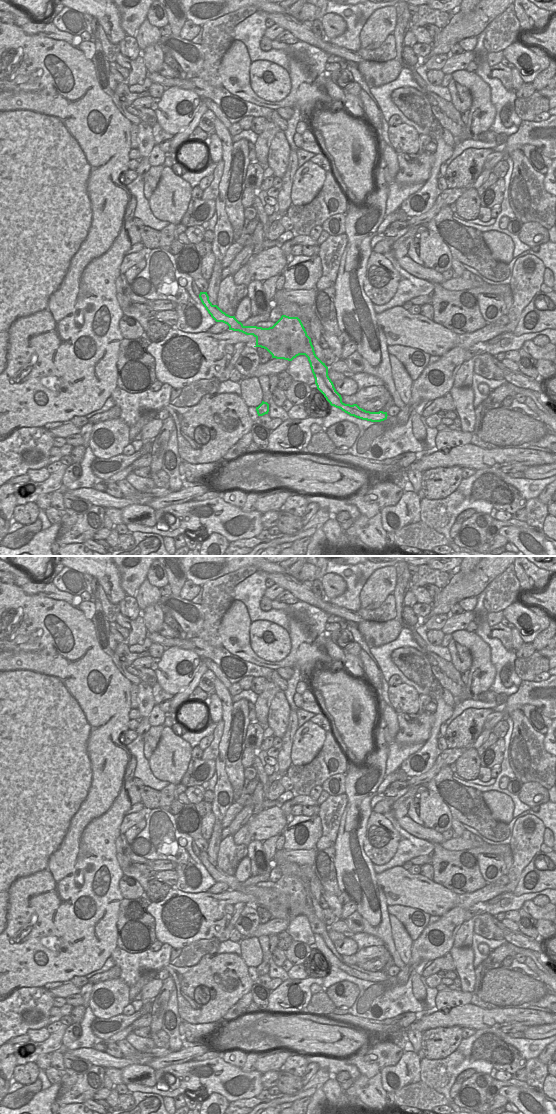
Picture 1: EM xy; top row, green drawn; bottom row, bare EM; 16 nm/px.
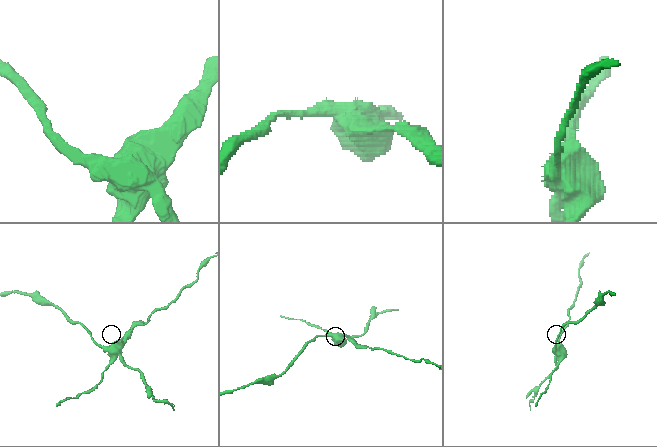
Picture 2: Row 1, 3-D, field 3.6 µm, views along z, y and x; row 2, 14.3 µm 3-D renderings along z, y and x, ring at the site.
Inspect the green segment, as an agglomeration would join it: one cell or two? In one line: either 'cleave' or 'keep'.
cleave

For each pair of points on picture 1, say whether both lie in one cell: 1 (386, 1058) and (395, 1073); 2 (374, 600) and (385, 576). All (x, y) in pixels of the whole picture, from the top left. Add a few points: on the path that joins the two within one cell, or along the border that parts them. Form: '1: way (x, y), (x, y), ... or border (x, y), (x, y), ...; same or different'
1: border (404, 1051), (394, 1065), (387, 1065), (380, 1072); different
2: way (374, 594), (382, 582); same

